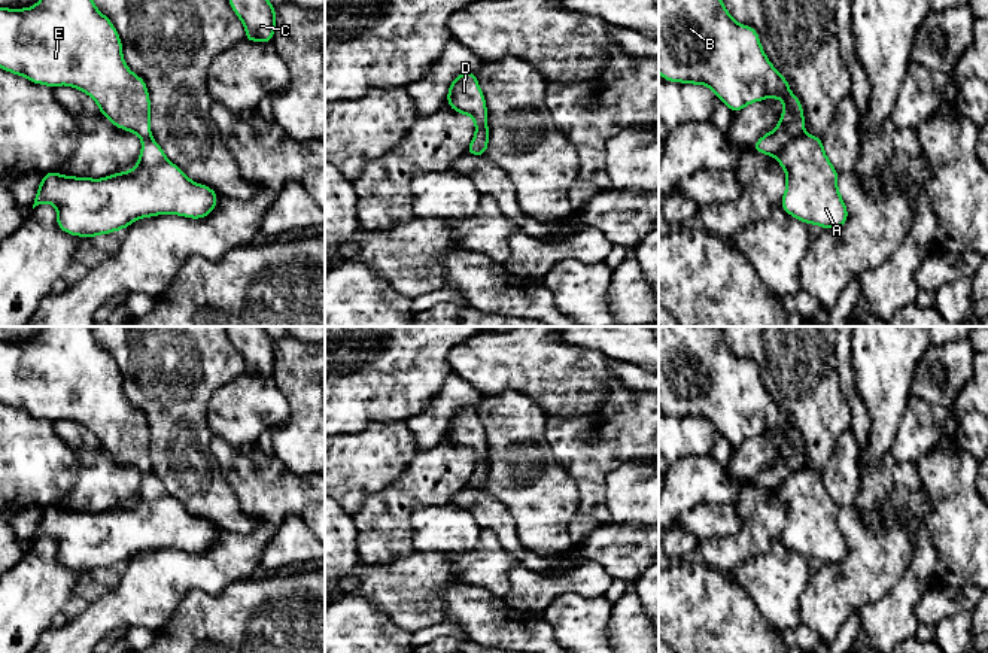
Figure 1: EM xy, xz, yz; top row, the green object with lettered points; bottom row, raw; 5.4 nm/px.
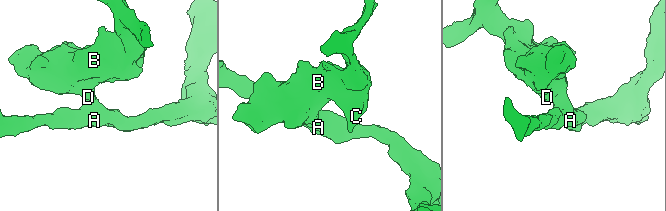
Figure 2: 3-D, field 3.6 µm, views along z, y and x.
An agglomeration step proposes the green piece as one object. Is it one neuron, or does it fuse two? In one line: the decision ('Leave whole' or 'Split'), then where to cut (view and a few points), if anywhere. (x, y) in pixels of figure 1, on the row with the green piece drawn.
Split. Split along yz (802, 133), (793, 137), (775, 155)

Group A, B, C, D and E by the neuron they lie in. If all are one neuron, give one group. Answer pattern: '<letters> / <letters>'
A / B C D E

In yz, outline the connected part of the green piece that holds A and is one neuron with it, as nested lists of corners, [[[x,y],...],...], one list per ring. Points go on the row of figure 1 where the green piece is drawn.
[[[802,134],[776,155],[785,170],[785,191],[781,207],[791,218],[823,230],[842,228],[848,207],[837,189],[839,173],[827,158],[823,139]]]

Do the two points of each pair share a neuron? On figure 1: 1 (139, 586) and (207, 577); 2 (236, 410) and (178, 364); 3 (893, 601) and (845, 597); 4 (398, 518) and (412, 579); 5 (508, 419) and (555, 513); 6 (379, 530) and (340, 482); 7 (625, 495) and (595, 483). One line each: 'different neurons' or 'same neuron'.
1: same neuron
2: different neurons
3: different neurons
4: different neurons
5: same neuron
6: different neurons
7: different neurons

